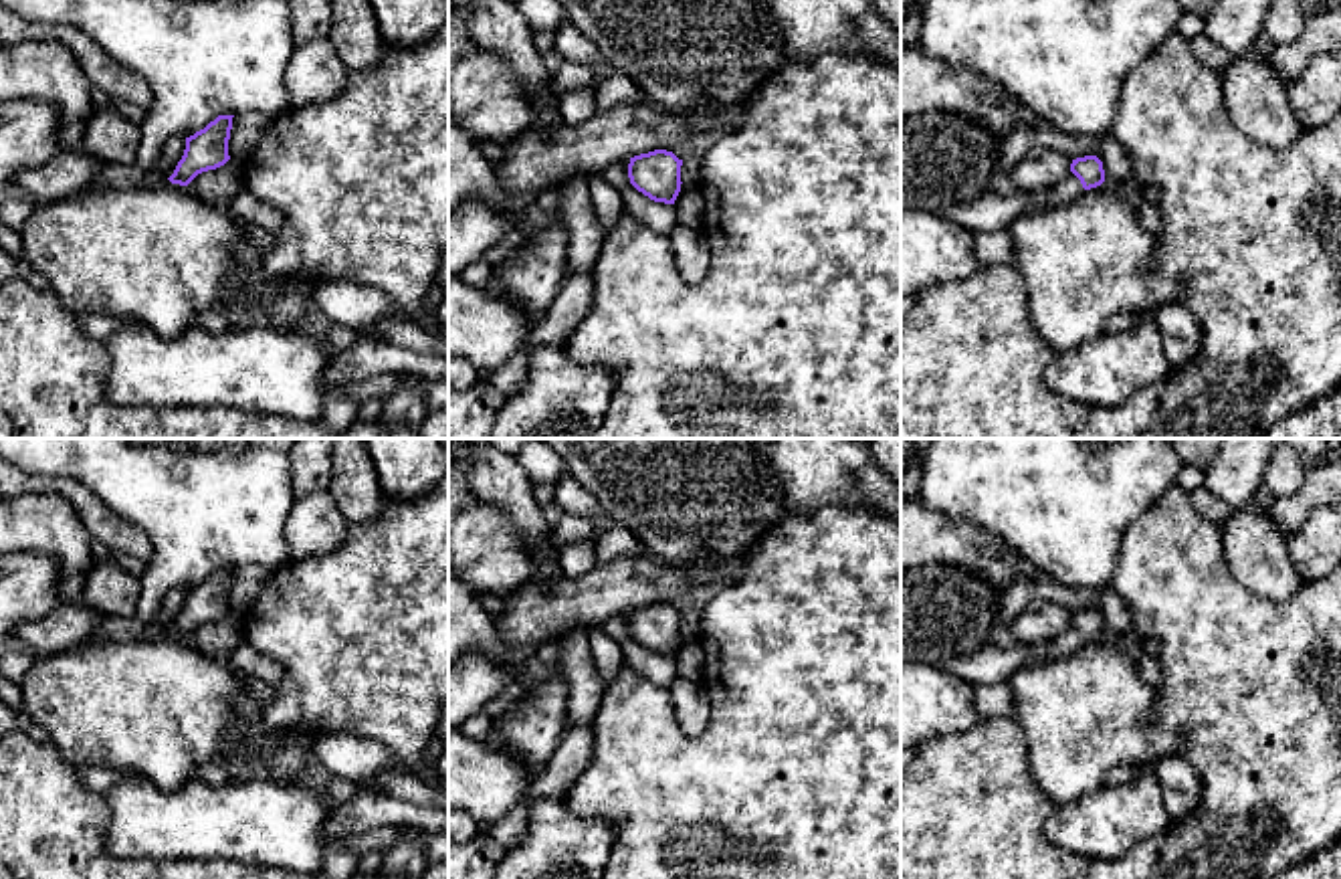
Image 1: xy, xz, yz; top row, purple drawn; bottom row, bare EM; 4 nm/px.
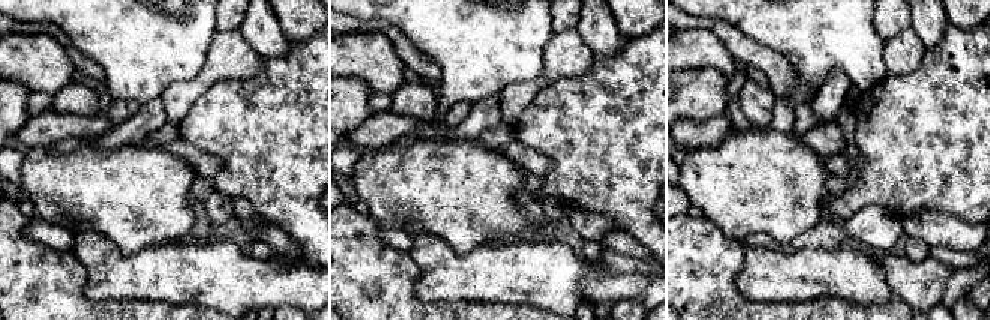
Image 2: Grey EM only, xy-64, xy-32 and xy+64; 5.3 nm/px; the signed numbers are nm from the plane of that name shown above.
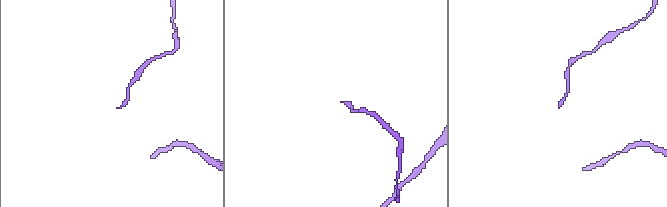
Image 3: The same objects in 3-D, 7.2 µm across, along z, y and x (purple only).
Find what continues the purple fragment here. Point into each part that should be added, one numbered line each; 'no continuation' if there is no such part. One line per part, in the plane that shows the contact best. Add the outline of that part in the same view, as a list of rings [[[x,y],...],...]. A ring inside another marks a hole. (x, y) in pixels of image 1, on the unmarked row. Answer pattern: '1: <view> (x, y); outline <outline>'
1: yz (1065, 645); outline [[[1070,624],[1060,637],[1050,643],[1036,645],[1030,649],[1030,661],[1054,661],[1074,655],[1087,643],[1080,632]]]

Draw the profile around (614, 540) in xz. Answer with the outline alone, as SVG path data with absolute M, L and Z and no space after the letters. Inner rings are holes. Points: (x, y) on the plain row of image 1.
M598 513L600 533L596 538L596 554L600 564L610 564L618 558L644 556L644 546L622 523Z

